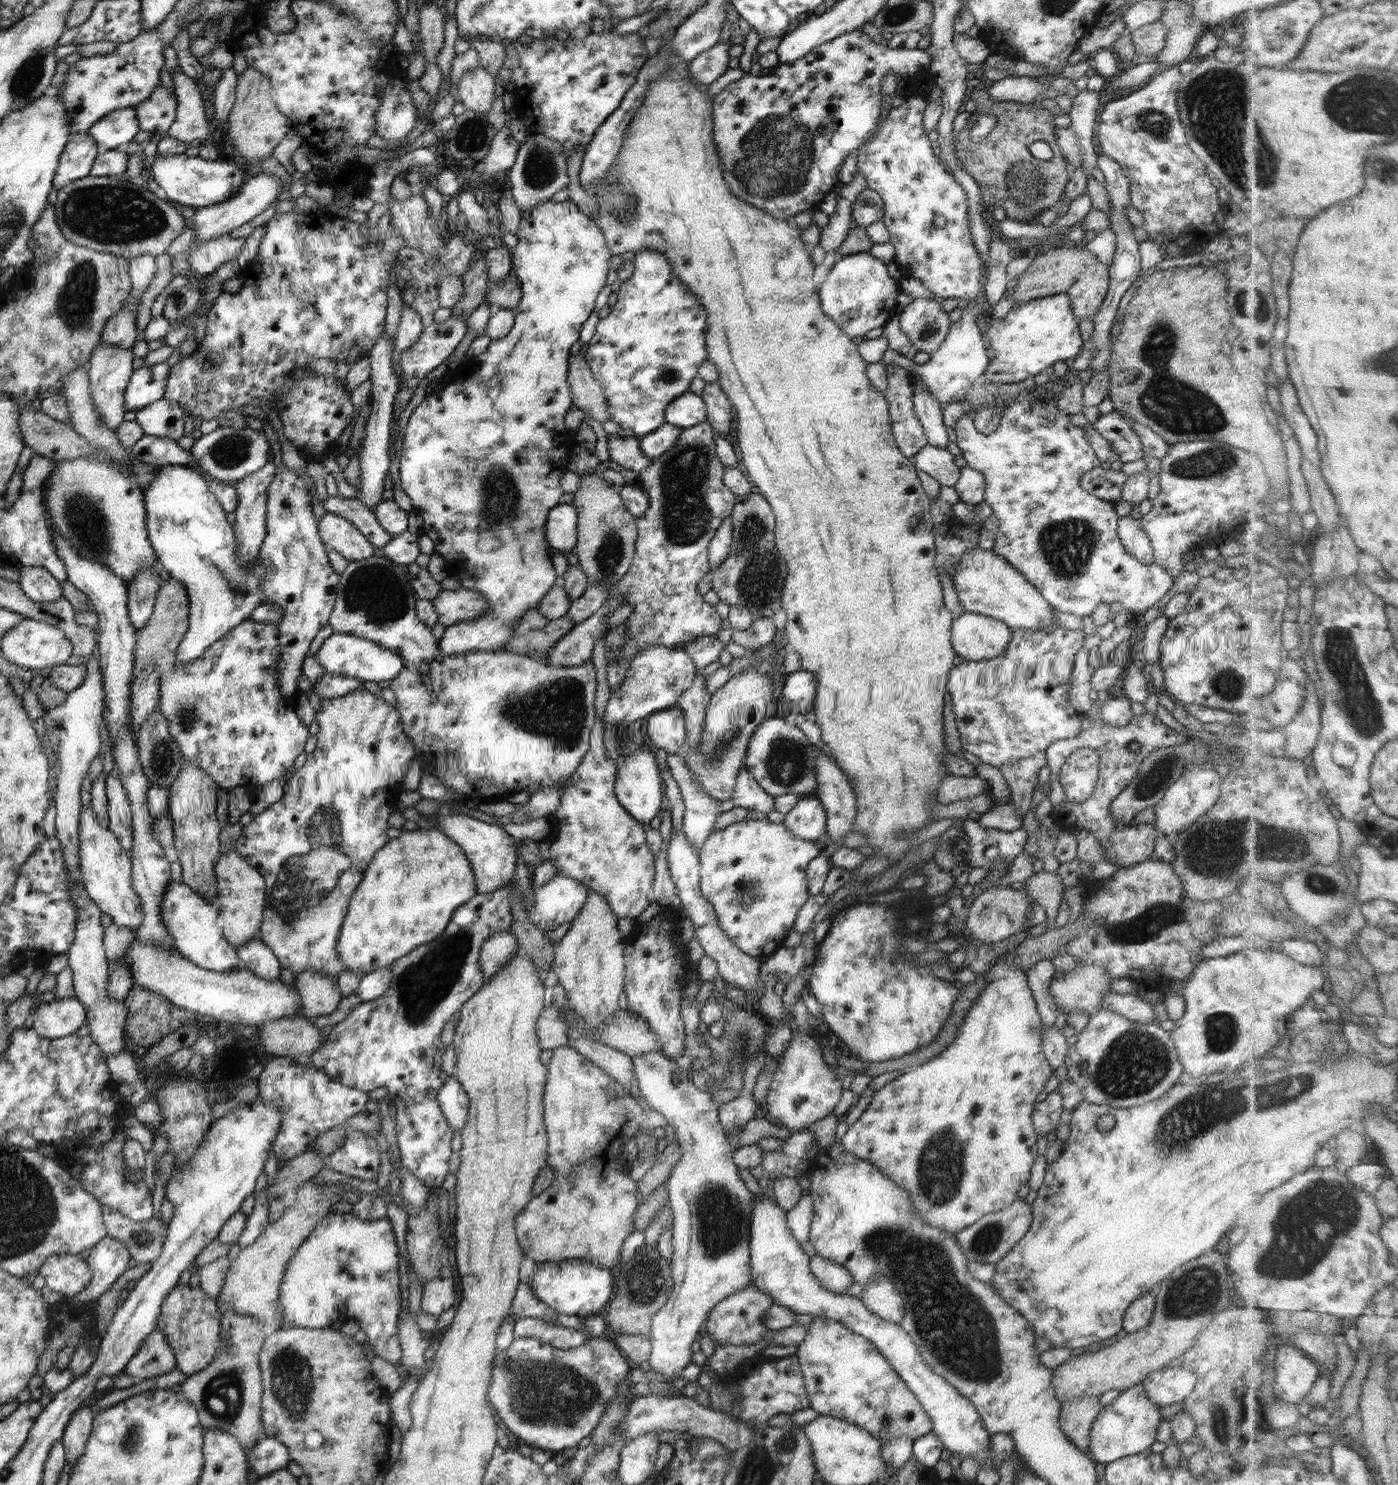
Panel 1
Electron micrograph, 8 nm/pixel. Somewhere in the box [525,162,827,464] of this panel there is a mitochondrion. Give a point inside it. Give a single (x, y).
(667, 375)

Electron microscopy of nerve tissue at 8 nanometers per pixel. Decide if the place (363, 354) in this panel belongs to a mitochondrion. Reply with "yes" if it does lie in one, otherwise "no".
no

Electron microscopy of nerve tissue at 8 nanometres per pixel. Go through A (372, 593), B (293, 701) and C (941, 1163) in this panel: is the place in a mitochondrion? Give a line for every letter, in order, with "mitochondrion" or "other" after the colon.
A: mitochondrion
B: other
C: mitochondrion

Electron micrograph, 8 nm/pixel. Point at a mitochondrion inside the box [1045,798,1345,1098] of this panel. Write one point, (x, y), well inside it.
(1214, 852)

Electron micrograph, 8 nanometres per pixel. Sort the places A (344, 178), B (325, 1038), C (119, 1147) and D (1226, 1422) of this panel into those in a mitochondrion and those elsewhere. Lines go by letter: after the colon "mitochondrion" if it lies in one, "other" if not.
A: other
B: other
C: other
D: mitochondrion

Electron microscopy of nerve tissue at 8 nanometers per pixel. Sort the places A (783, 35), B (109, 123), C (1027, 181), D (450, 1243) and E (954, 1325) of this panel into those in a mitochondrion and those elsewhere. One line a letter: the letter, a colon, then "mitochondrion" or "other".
A: other
B: other
C: mitochondrion
D: other
E: mitochondrion

